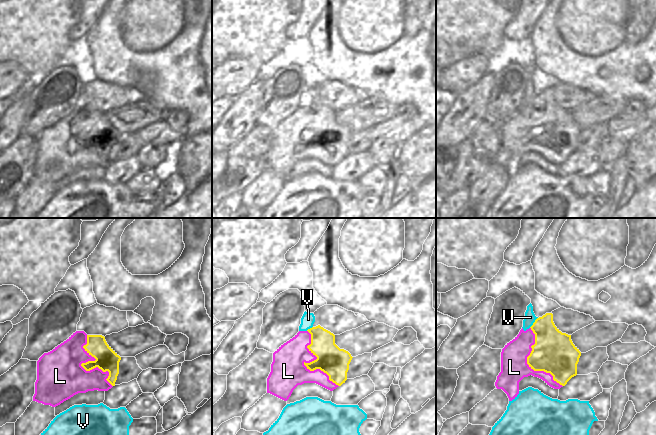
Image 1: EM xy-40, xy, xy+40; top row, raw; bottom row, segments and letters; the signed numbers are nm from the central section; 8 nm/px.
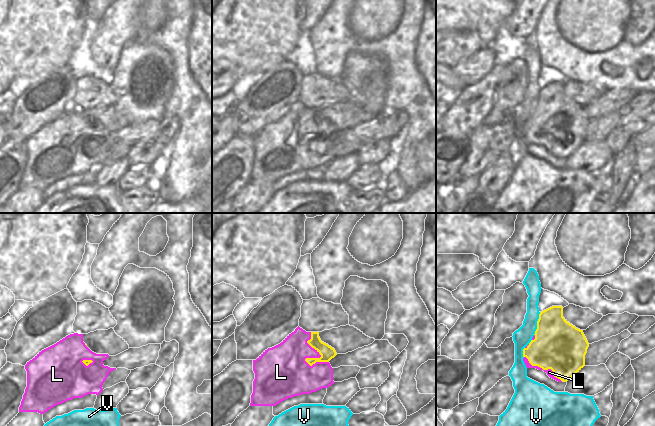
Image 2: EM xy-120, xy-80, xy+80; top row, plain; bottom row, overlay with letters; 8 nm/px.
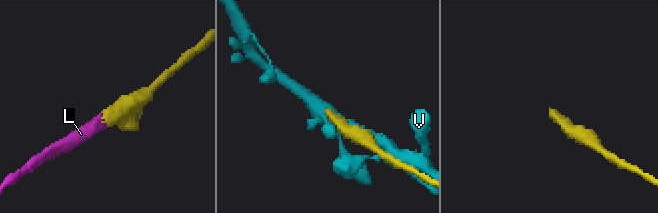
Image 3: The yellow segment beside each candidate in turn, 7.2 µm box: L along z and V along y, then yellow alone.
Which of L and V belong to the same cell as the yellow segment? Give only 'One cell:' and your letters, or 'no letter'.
One cell: L.

